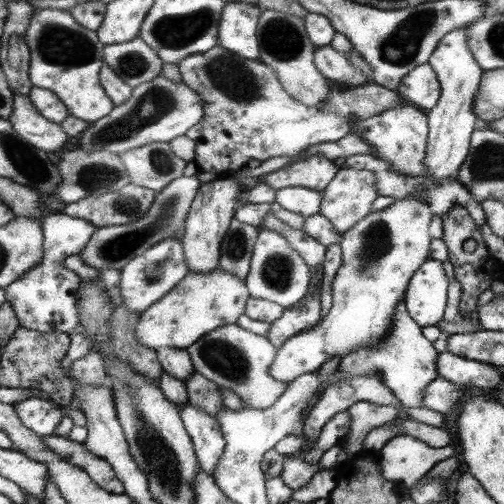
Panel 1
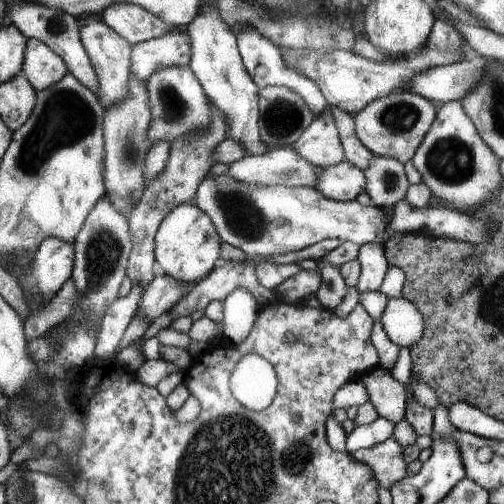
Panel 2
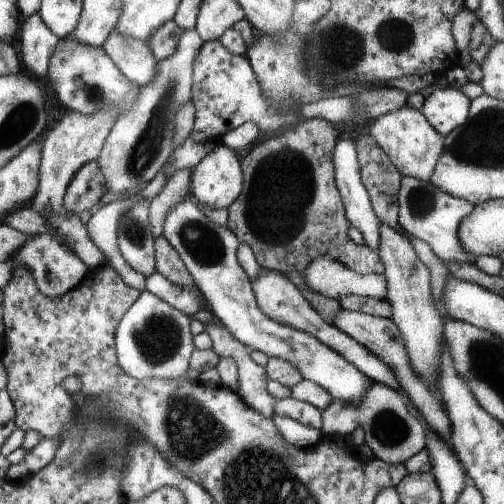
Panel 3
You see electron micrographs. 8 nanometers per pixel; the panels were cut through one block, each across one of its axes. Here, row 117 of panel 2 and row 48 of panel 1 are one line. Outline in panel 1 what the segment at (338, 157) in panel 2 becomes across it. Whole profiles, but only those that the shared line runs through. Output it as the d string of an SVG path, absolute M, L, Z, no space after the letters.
M321 46L321 48L315 48L315 54L313 54L313 62L315 62L315 68L329 80L329 82L337 82L341 86L359 86L363 82L371 82L363 76L363 72L355 66L351 66L351 62L347 60L345 54L341 52L335 52L331 50L329 46Z

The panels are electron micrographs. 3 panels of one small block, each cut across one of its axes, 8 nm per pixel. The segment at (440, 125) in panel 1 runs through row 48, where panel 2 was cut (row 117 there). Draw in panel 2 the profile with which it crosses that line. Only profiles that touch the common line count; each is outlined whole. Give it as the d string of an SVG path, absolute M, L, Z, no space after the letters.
M459 100L437 106L435 118L429 130L425 132L425 138L417 146L411 162L421 174L427 188L433 192L433 196L449 204L447 208L451 210L465 212L479 208L483 202L495 196L499 186L503 184L503 176L499 174L501 160L483 142Z

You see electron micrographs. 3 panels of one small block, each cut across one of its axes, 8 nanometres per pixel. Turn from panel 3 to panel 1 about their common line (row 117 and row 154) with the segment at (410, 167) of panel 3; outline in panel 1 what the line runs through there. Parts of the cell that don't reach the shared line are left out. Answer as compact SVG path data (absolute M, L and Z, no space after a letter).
M395 104L389 110L383 110L381 114L371 114L367 120L359 120L355 124L357 134L373 146L373 150L397 172L405 176L421 176L425 174L423 158L425 158L425 148L427 148L427 114L425 110L419 110L411 104Z

